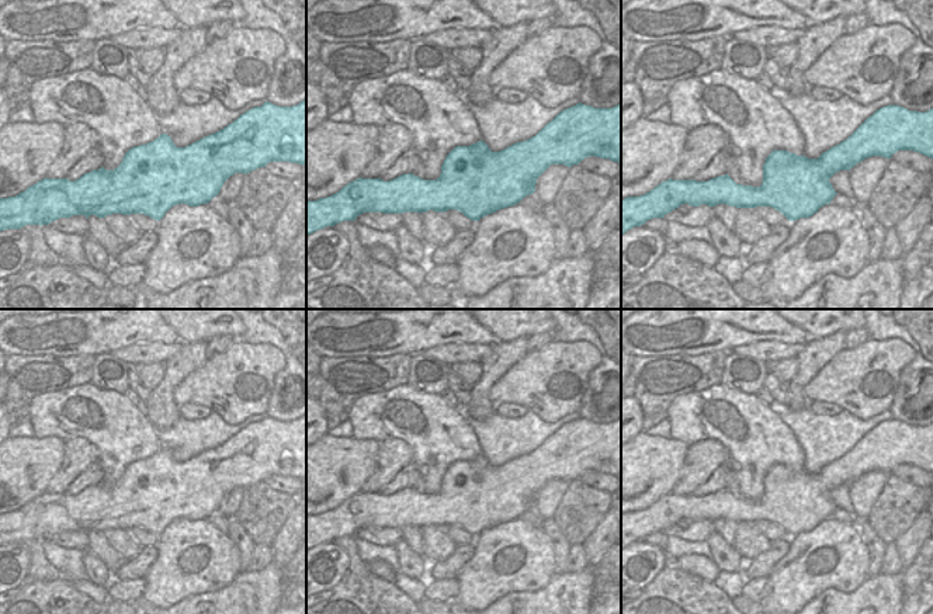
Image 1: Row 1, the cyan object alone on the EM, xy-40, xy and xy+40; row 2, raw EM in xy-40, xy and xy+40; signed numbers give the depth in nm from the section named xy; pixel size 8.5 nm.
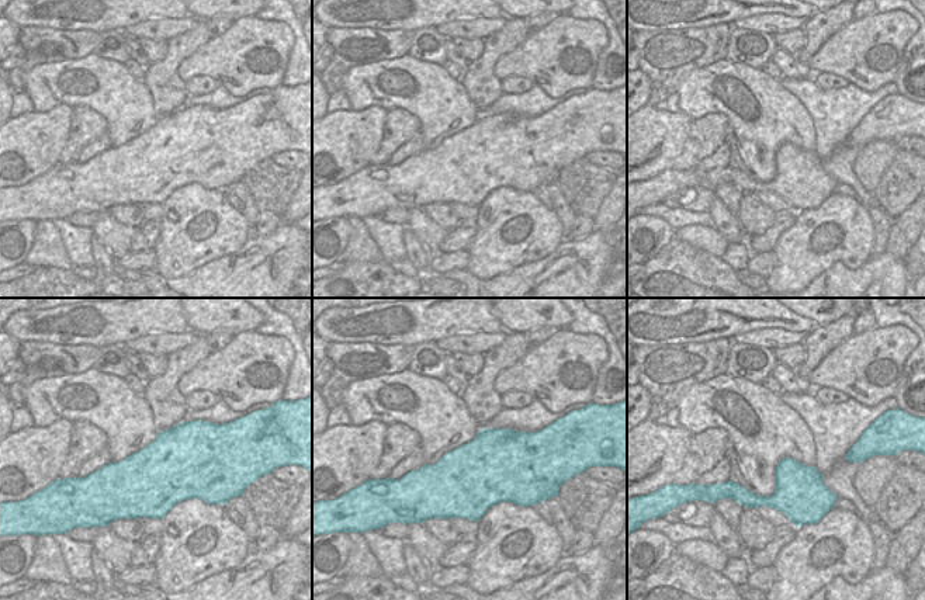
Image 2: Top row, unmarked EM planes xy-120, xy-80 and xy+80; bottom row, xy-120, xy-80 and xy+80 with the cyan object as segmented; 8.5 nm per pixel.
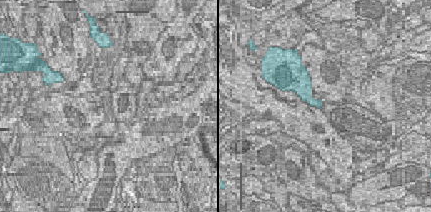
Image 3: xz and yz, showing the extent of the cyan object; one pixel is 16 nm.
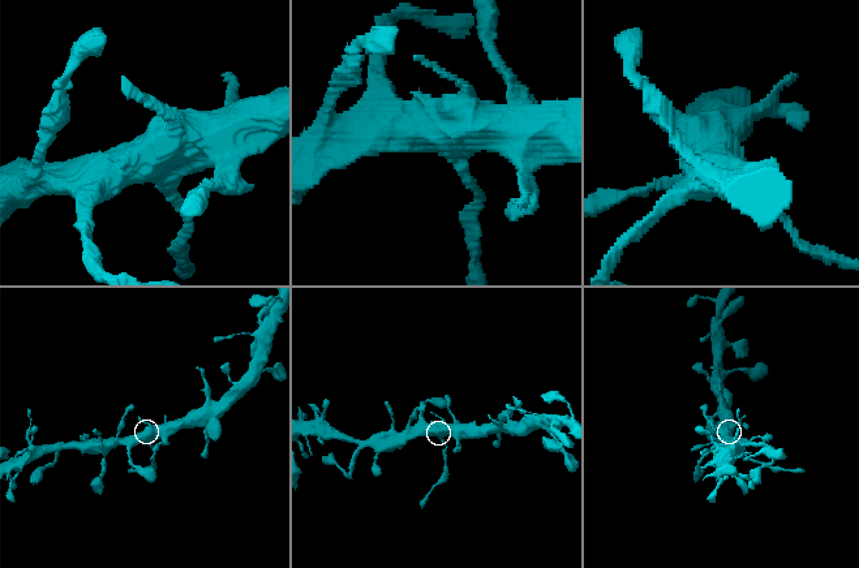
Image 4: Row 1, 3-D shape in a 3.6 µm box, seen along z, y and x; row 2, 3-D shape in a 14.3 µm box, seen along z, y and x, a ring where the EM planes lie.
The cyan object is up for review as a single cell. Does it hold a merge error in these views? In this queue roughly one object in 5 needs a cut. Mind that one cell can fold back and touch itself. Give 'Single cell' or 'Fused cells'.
Fused cells

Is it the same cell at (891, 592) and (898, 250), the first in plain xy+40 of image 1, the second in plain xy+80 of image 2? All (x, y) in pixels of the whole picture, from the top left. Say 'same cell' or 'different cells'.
different cells

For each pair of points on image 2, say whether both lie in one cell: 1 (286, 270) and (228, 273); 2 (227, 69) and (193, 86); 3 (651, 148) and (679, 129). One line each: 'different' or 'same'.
1: same
2: different
3: same

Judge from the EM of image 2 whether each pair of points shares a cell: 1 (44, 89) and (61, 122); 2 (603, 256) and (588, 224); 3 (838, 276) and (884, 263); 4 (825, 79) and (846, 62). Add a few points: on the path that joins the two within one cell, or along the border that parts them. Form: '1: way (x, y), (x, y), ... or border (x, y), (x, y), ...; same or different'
1: border (72, 107), (54, 106), (47, 111), (34, 111); different
2: border (595, 228), (581, 239), (567, 238); different
3: way (849, 277), (870, 277), (873, 274); same
4: border (816, 72), (830, 72), (849, 82); different

